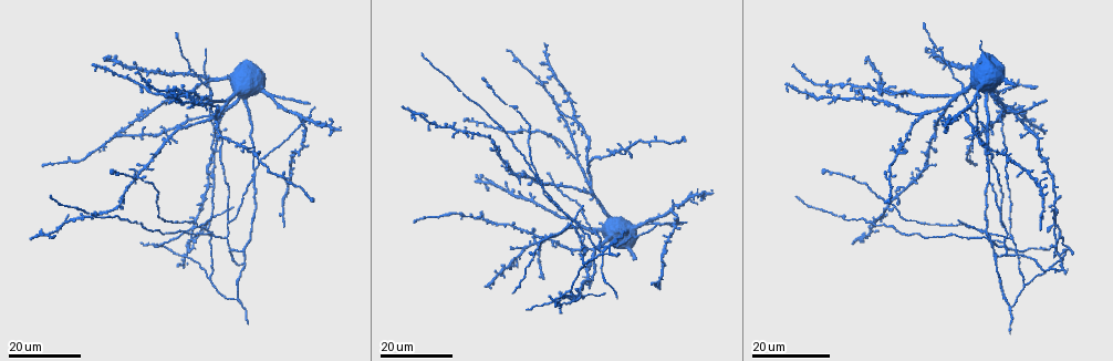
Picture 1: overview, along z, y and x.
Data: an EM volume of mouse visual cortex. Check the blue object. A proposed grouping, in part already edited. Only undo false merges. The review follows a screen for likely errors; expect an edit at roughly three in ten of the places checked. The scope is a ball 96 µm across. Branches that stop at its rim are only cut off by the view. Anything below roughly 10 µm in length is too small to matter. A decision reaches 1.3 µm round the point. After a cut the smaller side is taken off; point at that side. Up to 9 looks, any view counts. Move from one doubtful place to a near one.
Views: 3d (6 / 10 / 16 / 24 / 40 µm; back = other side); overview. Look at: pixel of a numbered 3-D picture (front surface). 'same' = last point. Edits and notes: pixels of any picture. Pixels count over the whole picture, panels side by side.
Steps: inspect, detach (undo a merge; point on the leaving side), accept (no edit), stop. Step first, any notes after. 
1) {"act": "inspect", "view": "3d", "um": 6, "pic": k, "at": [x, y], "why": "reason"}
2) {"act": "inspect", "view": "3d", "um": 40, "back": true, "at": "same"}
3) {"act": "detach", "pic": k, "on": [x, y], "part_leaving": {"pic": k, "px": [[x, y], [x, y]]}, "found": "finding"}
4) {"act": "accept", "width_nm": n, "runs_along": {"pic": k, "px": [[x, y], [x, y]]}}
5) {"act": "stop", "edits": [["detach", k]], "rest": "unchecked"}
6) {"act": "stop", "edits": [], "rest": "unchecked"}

{"act": "inspect", "view": "3d", "um": 24, "pic": 1, "at": [1012, 237], "why": "two arms in line, one across"}

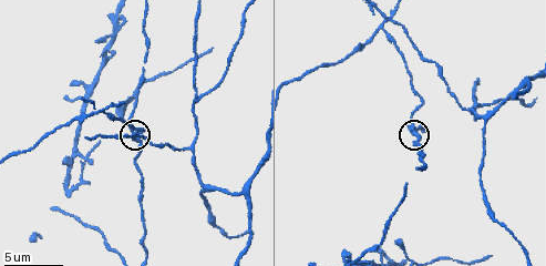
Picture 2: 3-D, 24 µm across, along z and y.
{"act": "inspect", "view": "3d", "um": 10, "pic": 2, "at": [413, 132]}

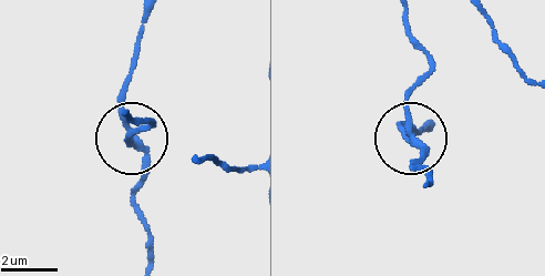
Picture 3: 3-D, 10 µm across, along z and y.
{"act": "accept", "side_arm_um": 60, "runs_along": {"pic": 3, "px": [[151, 256], [136, 198], [143, 156], [122, 105], [129, 58]]}, "found": "all the same neuron"}

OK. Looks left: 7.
{"act": "inspect", "view": "3d", "um": 10, "pic": 2, "at": [87, 156], "why": "small branch off a trunk"}

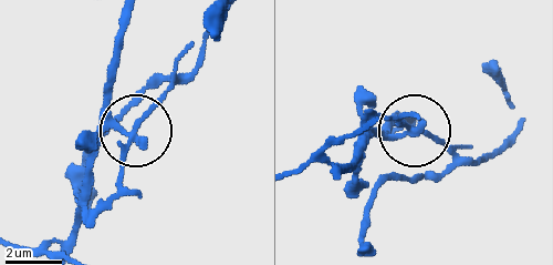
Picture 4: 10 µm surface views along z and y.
{"act": "detach", "pic": 4, "on": [157, 105], "side_arm_um": 17, "found": "two neurons meet here"}

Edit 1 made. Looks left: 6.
{"act": "inspect", "view": "overview"}

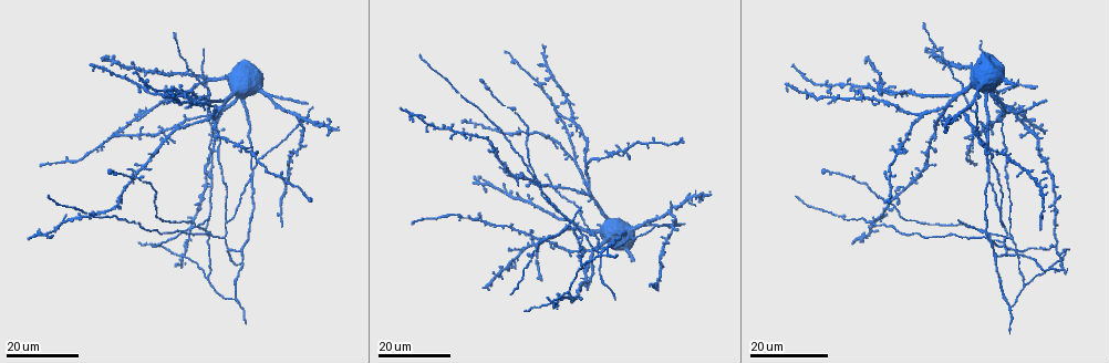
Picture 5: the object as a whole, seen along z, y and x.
{"act": "inspect", "view": "3d", "um": 24, "pic": 5, "at": [977, 230], "why": "small branch off a trunk"}

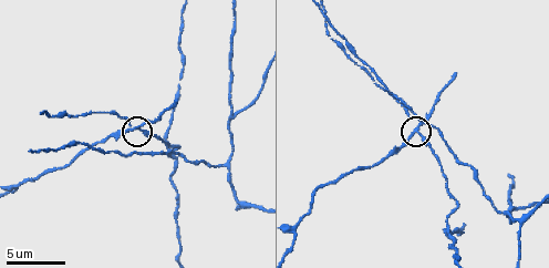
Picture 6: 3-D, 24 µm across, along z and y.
{"act": "inspect", "view": "3d", "um": 6, "pic": 6, "at": [138, 127]}

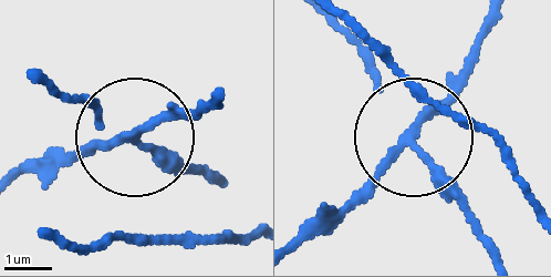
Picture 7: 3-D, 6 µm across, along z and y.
{"act": "detach", "pic": 7, "on": [182, 118], "width_nm": 140, "found": "two neurons meet here"}

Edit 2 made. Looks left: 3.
{"act": "inspect", "view": "3d", "um": 16, "pic": 5, "at": [591, 251], "why": "four or more arms meet"}

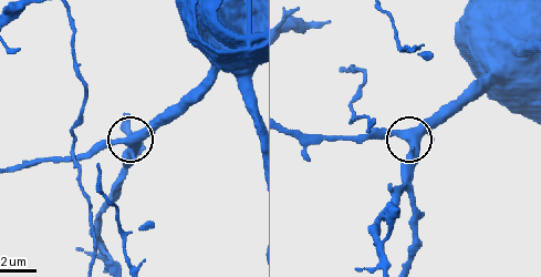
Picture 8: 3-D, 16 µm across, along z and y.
{"act": "inspect", "view": "3d", "um": 6, "pic": 8, "at": [410, 145]}

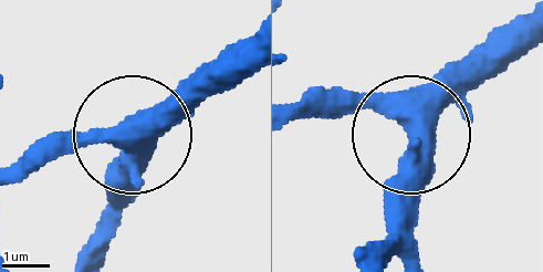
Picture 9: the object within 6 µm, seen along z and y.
{"act": "accept", "arms": 4, "found": "continuous, no second neuron"}

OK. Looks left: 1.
{"act": "stop", "edits": [["detach", 4], ["detach", 7]], "rest": "unchecked"}

